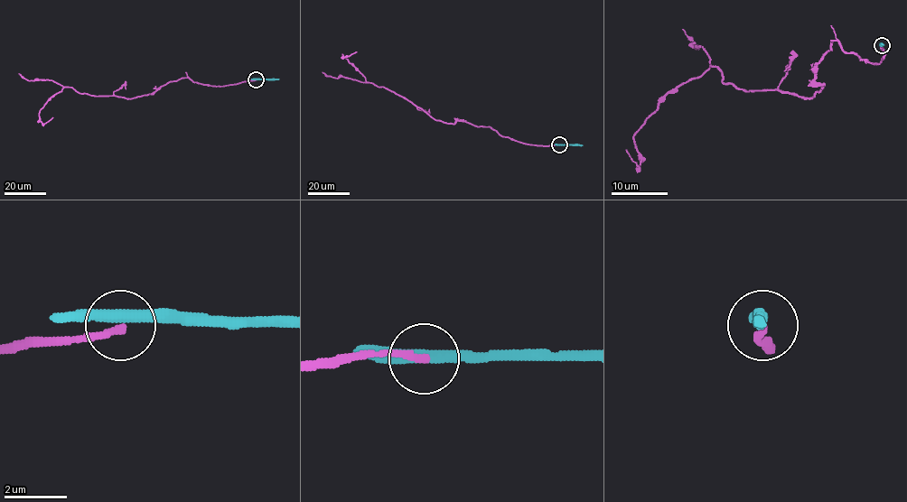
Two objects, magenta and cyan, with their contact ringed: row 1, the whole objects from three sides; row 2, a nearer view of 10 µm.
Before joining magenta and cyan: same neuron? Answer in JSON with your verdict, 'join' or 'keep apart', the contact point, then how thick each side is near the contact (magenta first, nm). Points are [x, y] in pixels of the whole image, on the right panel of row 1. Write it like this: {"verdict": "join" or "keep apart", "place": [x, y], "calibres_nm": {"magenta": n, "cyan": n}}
{"verdict": "keep apart", "place": [882, 45], "calibres_nm": {"magenta": 240, "cyan": 360}}

